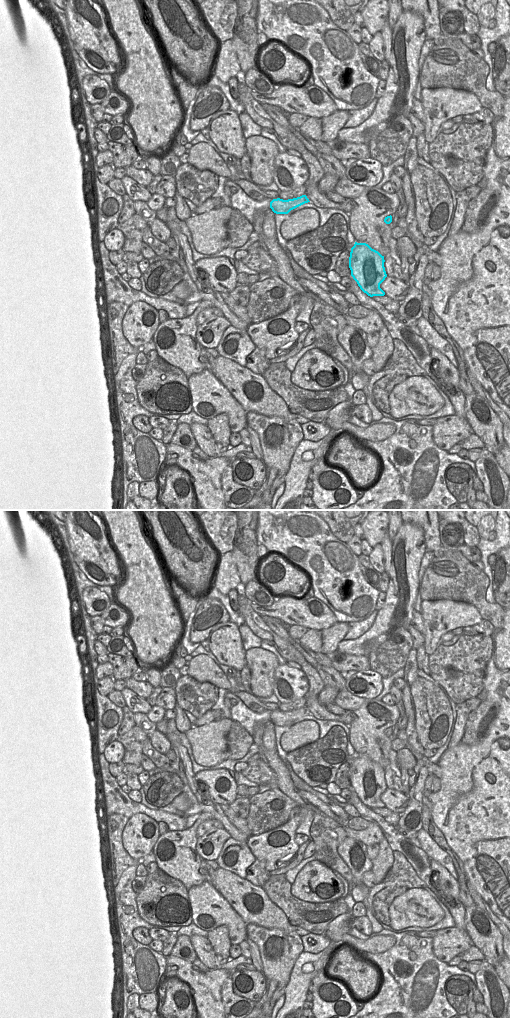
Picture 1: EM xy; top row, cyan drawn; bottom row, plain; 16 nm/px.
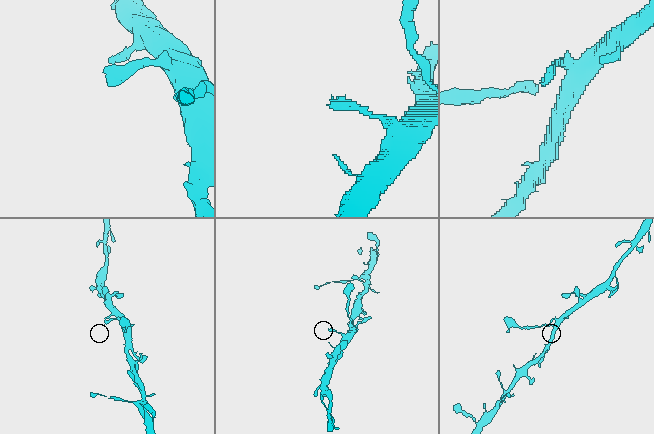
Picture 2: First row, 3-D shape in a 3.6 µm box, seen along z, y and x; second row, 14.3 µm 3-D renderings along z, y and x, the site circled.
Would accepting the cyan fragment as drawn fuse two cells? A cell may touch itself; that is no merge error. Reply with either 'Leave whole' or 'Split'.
Leave whole.

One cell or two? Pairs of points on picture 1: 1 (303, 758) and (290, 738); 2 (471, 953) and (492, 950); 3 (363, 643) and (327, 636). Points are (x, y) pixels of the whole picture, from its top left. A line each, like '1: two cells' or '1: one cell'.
1: two cells
2: two cells
3: two cells

